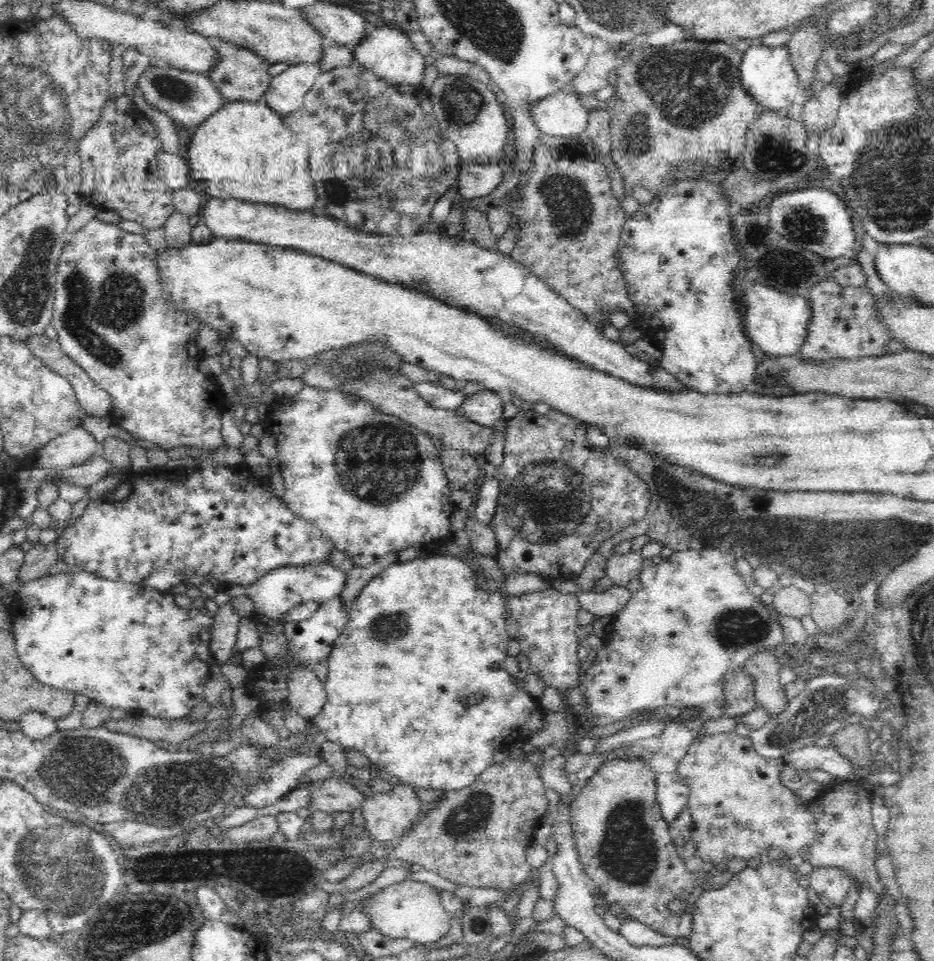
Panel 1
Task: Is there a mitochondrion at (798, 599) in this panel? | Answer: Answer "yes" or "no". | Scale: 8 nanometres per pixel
no

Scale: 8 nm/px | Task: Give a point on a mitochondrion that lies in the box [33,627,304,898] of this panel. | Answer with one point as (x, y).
(183, 866)

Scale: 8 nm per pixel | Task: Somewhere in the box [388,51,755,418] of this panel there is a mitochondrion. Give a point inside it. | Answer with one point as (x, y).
(571, 206)

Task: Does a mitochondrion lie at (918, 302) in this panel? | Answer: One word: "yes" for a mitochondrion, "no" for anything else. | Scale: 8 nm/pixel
no

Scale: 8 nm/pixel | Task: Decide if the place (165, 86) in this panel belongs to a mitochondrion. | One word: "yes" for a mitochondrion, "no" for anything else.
yes

